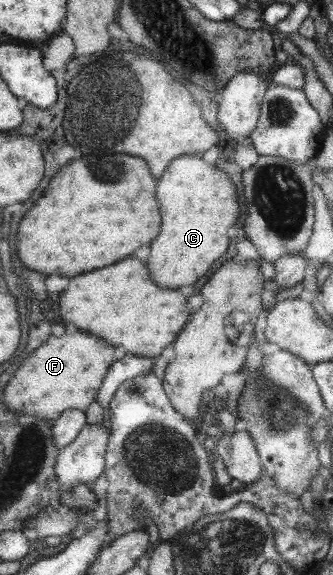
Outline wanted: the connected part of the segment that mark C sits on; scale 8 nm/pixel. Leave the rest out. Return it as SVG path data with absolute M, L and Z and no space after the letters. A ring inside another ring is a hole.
M201 154L183 155L166 167L159 181L159 207L163 231L159 239L149 245L147 268L153 282L159 288L178 290L193 286L215 259L227 249L227 229L239 215L235 188L226 175L214 165L201 160Z

